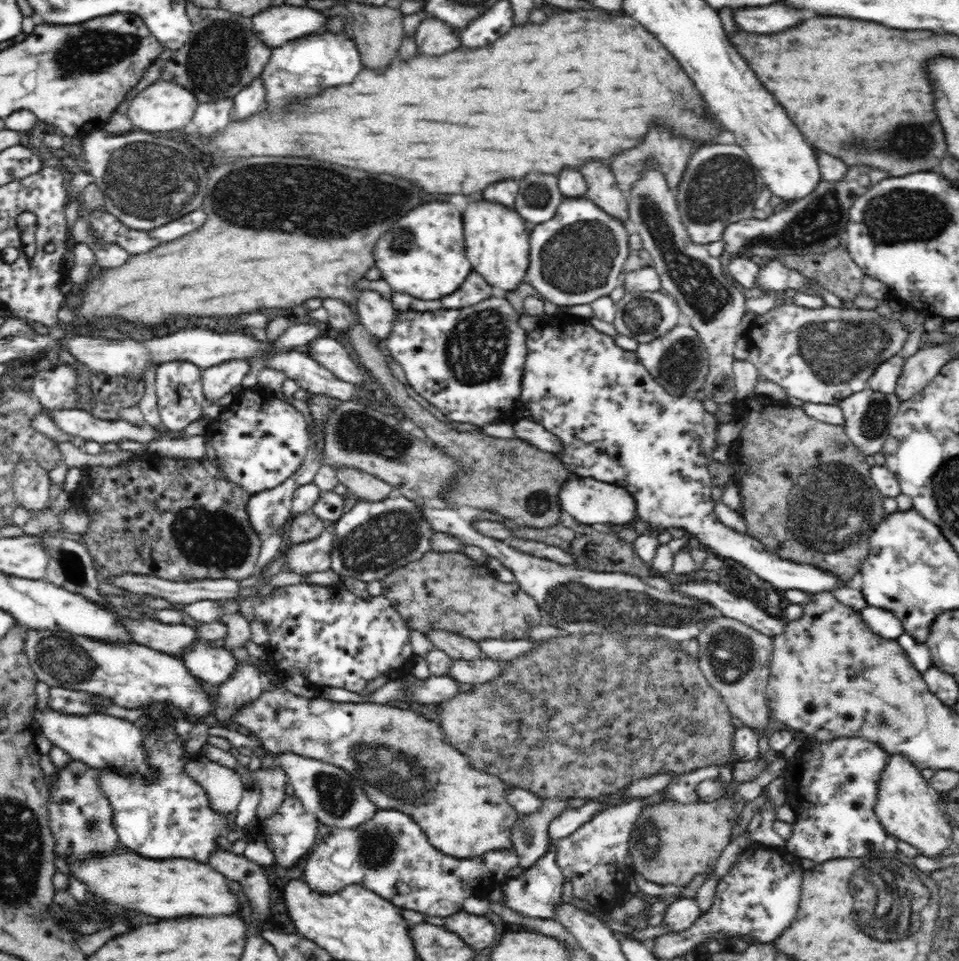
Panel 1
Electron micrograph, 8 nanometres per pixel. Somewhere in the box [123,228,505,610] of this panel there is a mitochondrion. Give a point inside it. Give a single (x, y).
(212, 536)

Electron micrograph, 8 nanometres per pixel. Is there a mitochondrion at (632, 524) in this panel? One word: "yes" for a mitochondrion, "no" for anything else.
no

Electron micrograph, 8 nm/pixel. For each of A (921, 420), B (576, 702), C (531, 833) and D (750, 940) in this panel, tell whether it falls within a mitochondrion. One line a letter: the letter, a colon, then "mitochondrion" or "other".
A: other
B: other
C: mitochondrion
D: other

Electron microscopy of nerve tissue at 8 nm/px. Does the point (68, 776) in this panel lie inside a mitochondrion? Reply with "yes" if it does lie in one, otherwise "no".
no

